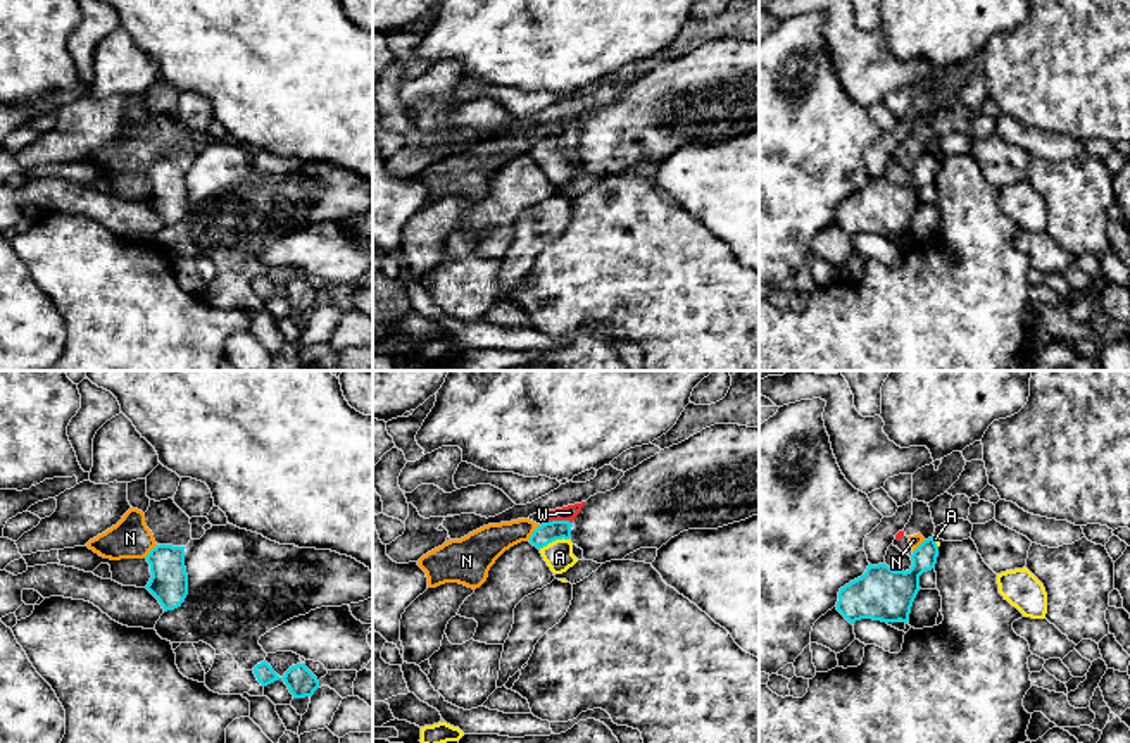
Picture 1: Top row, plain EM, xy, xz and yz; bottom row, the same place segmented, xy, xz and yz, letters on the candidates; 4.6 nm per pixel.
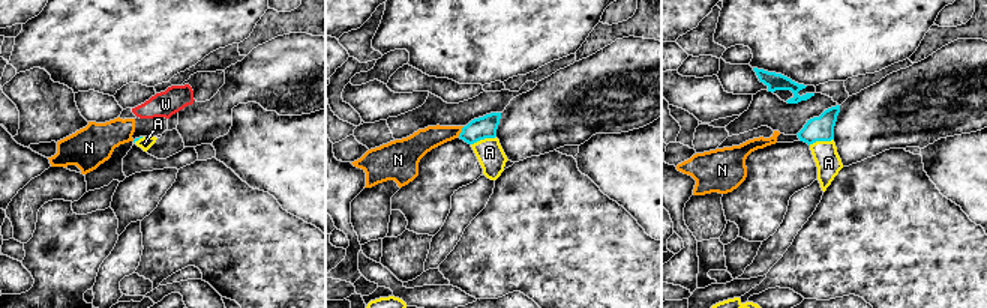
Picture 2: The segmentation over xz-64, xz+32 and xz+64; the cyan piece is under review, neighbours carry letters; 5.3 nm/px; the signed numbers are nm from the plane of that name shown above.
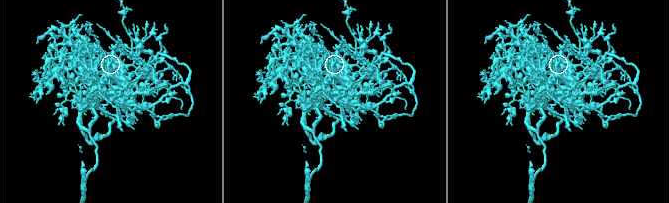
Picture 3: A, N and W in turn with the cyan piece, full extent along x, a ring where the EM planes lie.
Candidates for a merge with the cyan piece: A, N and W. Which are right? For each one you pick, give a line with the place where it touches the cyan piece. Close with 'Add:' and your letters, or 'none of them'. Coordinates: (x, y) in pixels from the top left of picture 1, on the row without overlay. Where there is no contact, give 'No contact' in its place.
A: Touches cyan at xz (552, 154)
Add: A

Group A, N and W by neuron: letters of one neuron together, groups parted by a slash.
A / N W

